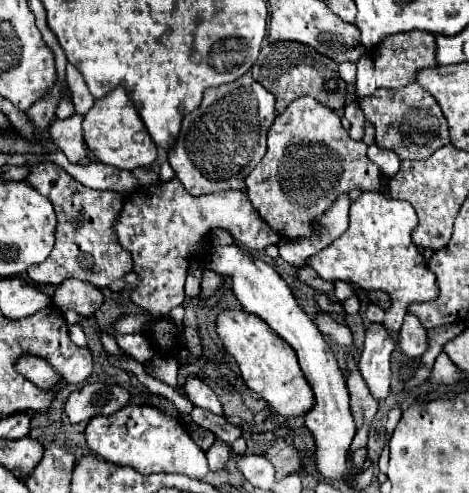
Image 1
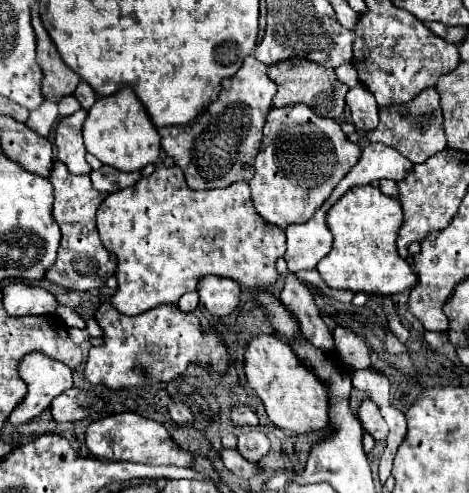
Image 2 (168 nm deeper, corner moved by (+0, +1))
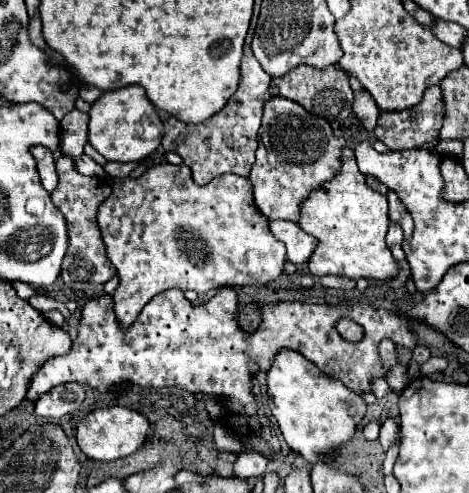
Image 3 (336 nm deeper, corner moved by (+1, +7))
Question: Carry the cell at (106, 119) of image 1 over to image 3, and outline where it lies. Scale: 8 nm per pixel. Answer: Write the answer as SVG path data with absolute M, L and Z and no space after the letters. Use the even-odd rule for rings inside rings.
M139 86L103 92L89 110L89 144L111 162L139 162L161 144L164 128L153 104Z

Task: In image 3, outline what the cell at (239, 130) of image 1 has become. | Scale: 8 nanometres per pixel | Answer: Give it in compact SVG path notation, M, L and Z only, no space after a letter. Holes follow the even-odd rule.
M247 46L241 58L239 88L235 96L231 96L231 100L215 116L211 116L211 120L205 120L203 124L183 124L175 120L173 116L167 116L165 112L159 112L161 122L165 126L163 148L167 152L177 152L183 158L183 162L193 172L195 184L203 186L211 182L215 176L221 176L227 172L249 176L249 170L255 162L257 130L261 126L261 110L263 110L263 104L271 98L269 82L271 82L271 76L267 76L267 72L261 68L251 48Z

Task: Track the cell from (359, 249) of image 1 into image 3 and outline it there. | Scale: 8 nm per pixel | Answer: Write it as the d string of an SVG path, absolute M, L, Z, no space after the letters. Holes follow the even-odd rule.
M351 148L343 150L341 172L303 202L299 226L319 240L317 250L309 258L309 270L313 276L331 274L351 280L373 278L375 282L387 282L399 274L399 264L385 244L389 228L387 198L367 186Z

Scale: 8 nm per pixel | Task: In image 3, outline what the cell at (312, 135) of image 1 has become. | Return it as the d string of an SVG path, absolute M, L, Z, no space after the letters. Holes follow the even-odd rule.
M275 96L265 102L263 124L259 128L257 160L249 174L257 208L271 222L279 218L299 222L303 200L337 176L343 148L345 138L337 138L327 120L309 114L303 106L287 98Z

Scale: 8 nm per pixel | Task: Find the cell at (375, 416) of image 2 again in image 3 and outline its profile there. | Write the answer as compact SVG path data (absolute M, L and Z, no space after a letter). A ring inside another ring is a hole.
M385 418L383 422L381 422L381 432L379 432L379 444L383 446L383 450L387 450L391 444L393 444L393 440L395 440L395 434L397 434L397 430L399 430L399 426L397 426L397 422L393 420L393 418Z

